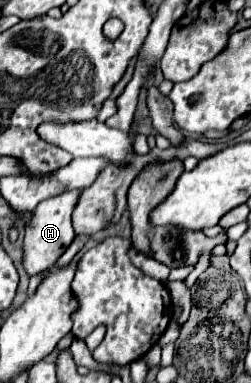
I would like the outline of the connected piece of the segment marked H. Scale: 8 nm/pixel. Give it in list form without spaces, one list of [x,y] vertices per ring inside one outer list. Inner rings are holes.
[[[68,190],[58,196],[52,196],[44,202],[40,202],[34,210],[30,226],[26,226],[26,238],[24,238],[24,268],[30,276],[50,268],[60,254],[72,244],[74,240],[74,228],[72,228],[72,212],[80,198],[82,190]]]

